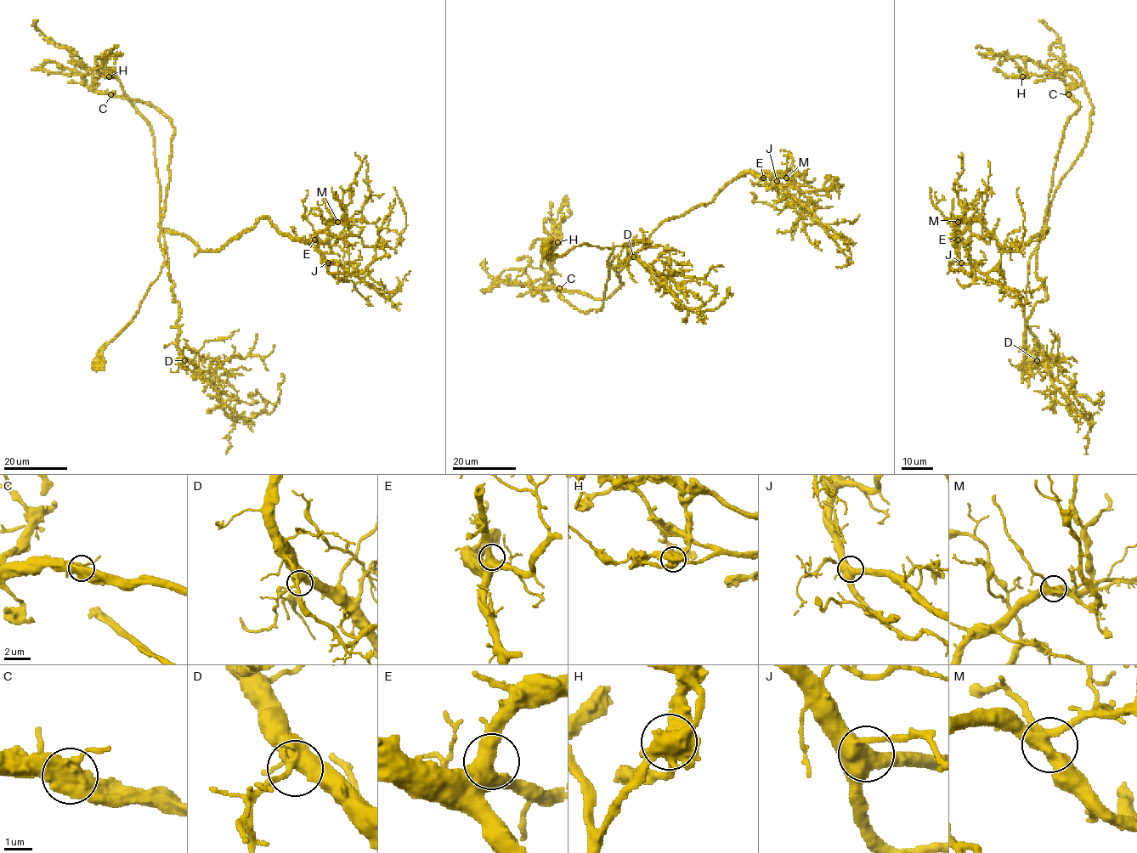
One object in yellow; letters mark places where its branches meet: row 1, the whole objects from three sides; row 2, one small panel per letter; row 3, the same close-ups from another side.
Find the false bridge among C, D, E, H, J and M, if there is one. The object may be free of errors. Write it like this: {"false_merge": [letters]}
{"false_merge": ["H"]}

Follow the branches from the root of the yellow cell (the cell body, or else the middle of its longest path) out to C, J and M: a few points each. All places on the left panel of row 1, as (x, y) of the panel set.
C: (97, 365), (103, 348), (135, 314), (164, 262), (159, 223), (174, 132), (158, 110), (110, 94)
J: (97, 365), (161, 271), (162, 231), (214, 251), (266, 217), (328, 262)
M: (97, 365), (161, 271), (162, 231), (214, 251), (266, 217), (281, 233), (309, 240), (337, 222)

